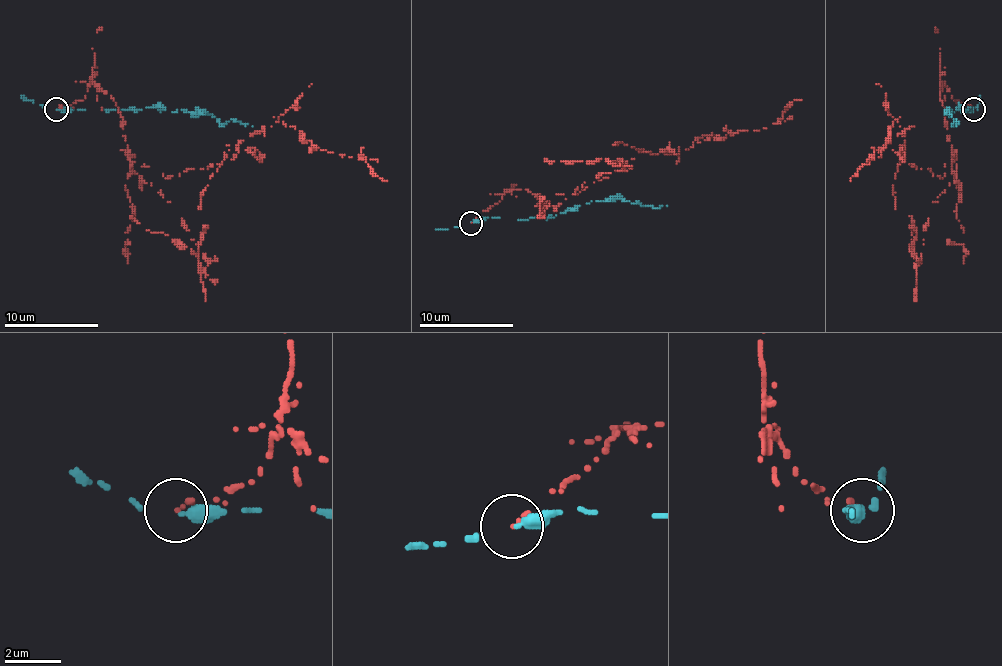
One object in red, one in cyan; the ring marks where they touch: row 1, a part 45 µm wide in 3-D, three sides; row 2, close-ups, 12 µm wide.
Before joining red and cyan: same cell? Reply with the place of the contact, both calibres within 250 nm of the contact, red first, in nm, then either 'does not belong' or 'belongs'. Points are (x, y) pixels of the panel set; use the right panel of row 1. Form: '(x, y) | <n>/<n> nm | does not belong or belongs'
(973, 109) | 160/240 nm | does not belong

